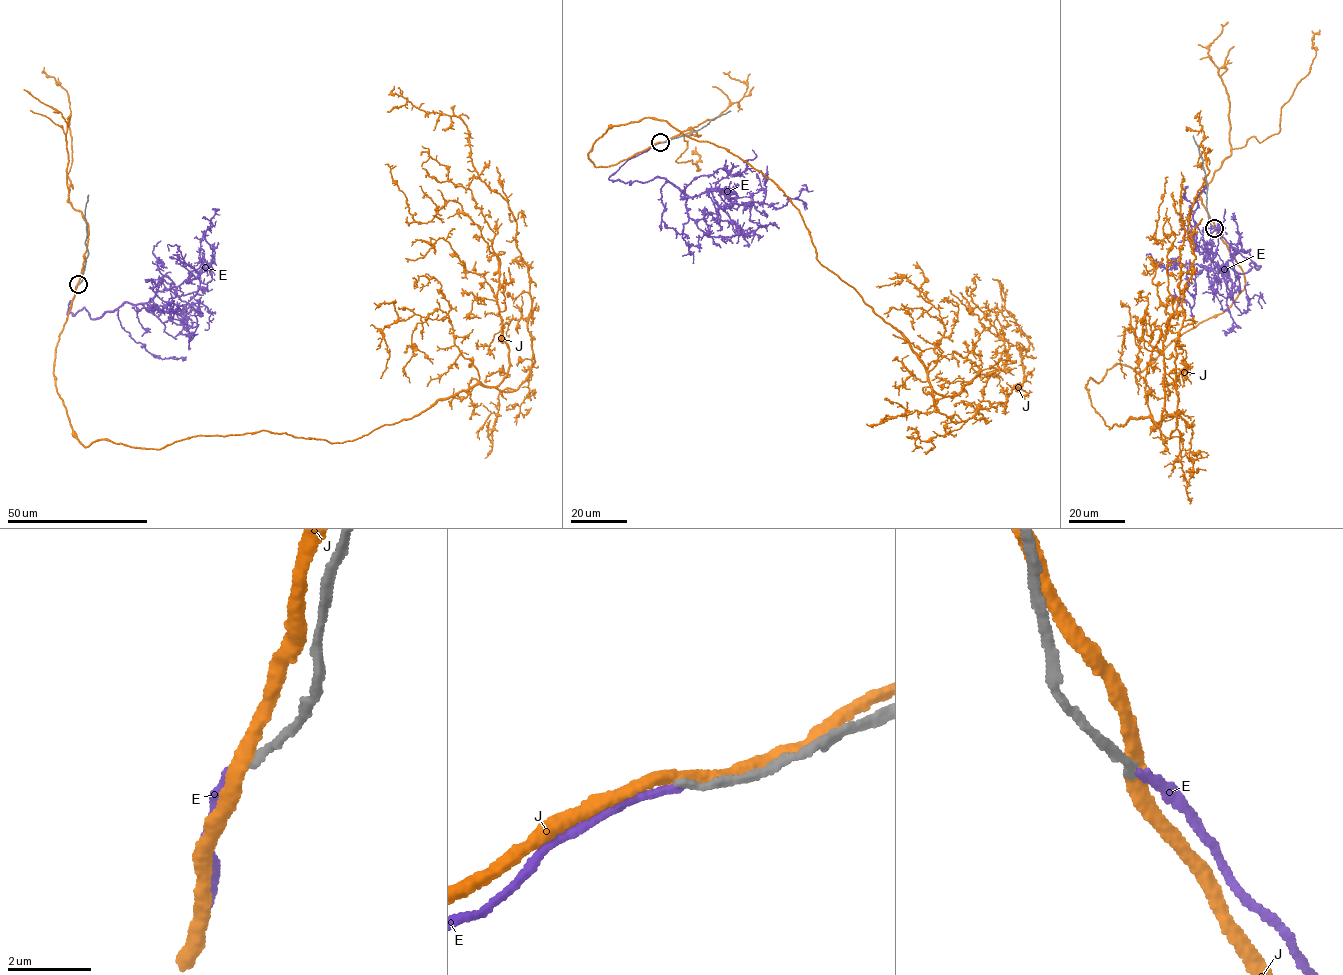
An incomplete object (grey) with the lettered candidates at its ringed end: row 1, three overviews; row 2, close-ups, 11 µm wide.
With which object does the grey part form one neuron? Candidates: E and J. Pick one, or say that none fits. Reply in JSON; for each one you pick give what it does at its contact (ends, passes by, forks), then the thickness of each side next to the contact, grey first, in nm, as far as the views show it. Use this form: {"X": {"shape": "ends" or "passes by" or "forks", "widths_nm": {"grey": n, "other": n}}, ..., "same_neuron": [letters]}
{"same_neuron": []}

